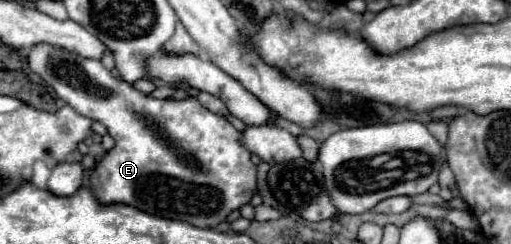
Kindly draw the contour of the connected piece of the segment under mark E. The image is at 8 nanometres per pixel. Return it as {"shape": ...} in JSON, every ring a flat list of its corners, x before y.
{"shape":[[48,43,30,47,28,67,38,73,64,103,72,105,74,111,104,123,116,141,98,161,90,177,90,187,94,195,98,193,100,203,126,203,158,217,186,221,196,227,212,227,224,221,230,211,248,203,256,193,256,165,250,161,250,151,240,143,240,131,224,117,202,107,194,97,184,101,150,99,126,81,112,77,100,61,82,59,72,51,62,51,62,47,50,47]]}

